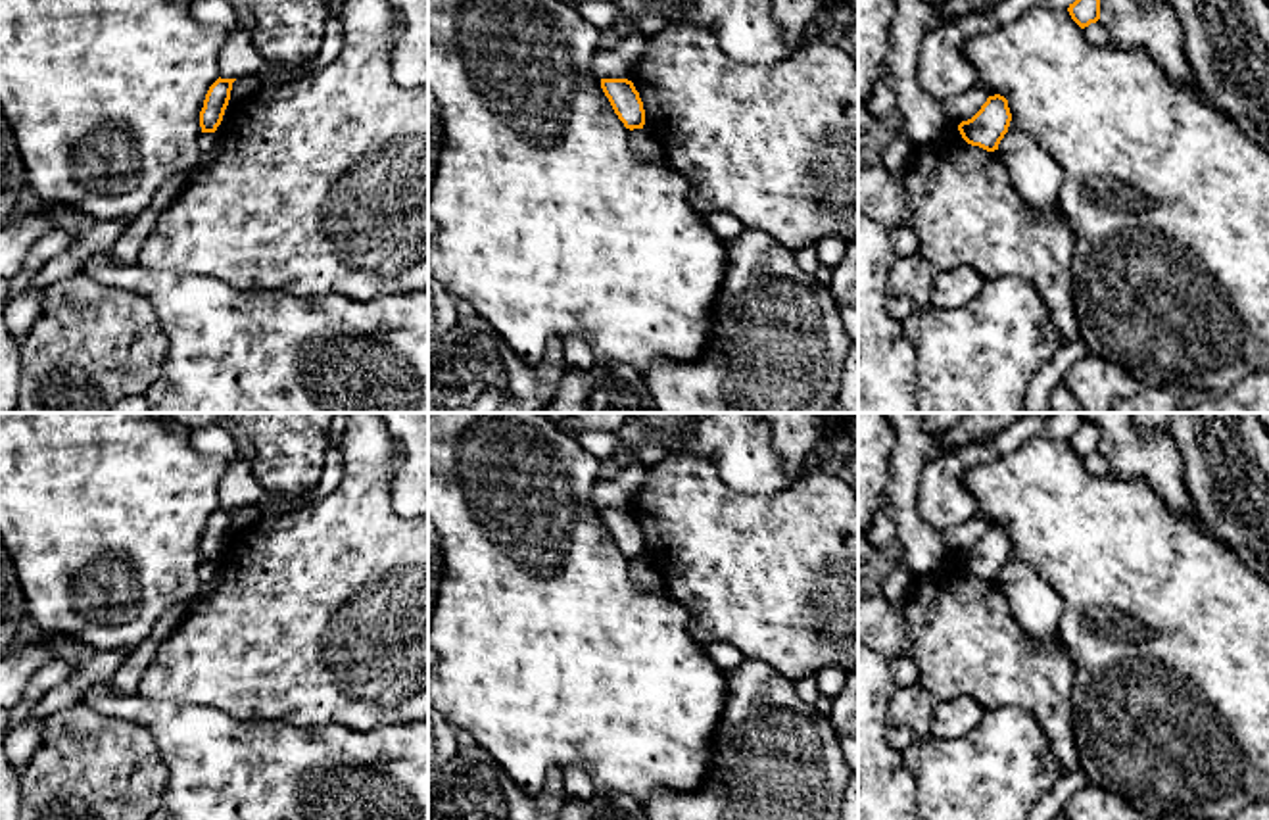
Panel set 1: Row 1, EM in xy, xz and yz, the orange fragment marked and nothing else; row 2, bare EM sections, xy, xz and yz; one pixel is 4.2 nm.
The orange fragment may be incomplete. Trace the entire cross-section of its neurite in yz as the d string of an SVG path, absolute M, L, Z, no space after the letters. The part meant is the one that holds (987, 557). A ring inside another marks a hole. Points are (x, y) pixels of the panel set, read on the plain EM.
M994 524L987 528L971 549L962 551L958 561L968 574L994 582L1008 563L1010 551L1012 543L1008 530L1000 524Z

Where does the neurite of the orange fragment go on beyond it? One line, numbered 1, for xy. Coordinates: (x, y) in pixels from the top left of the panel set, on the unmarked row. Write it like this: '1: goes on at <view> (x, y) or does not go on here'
1: does not go on here

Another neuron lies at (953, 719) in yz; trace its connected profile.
M970 697L939 701L931 720L931 736L941 739L962 737L979 724L985 712L987 711Z

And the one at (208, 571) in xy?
M202 563L200 567L200 593L198 597L186 605L186 615L192 611L198 599L207 597L219 584L217 565L215 563Z

